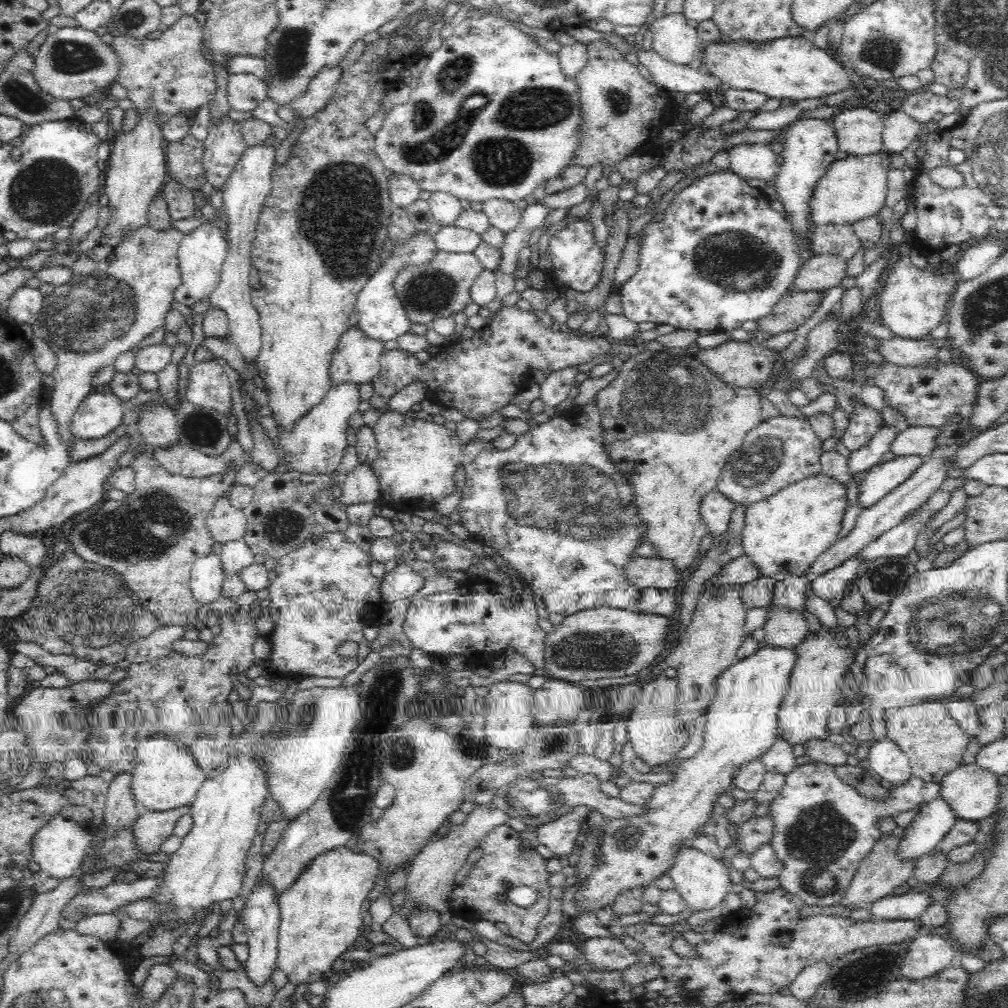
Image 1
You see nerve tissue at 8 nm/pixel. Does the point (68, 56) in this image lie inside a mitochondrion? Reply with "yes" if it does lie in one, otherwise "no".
yes

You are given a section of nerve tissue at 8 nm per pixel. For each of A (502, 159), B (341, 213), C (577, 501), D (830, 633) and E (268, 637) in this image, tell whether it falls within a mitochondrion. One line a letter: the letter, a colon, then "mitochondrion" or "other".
A: mitochondrion
B: mitochondrion
C: mitochondrion
D: other
E: other

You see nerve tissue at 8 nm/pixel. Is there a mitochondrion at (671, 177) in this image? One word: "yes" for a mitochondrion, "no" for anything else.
no

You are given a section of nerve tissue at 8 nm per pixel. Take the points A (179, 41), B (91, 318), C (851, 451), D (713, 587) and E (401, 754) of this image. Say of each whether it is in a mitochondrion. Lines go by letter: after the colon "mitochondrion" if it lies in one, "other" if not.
A: other
B: mitochondrion
C: other
D: other
E: mitochondrion

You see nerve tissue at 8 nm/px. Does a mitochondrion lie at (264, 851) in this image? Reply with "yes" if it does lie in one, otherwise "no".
no

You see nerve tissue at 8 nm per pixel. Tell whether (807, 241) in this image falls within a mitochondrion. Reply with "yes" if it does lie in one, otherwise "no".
no

